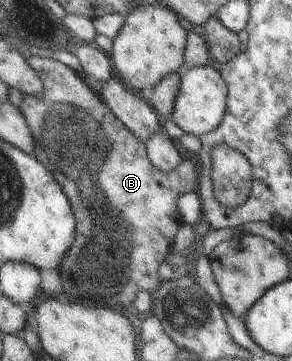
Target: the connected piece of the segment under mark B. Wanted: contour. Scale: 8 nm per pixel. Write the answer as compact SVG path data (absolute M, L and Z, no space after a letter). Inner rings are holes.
M32 55L28 61L28 65L38 73L38 77L40 77L40 81L42 81L42 85L44 85L44 91L42 91L40 95L24 95L24 99L19 107L37 145L34 149L34 159L36 159L52 177L56 177L56 183L62 185L62 189L64 189L64 193L68 195L72 209L74 209L74 215L76 215L76 239L74 239L72 249L66 253L66 257L64 257L64 261L62 261L62 265L59 269L62 283L64 283L62 289L68 293L68 297L66 298L70 298L71 300L88 299L88 307L116 307L116 305L118 305L118 307L128 307L128 305L138 297L140 291L152 293L160 287L161 281L158 280L158 267L165 261L172 247L172 243L174 243L174 237L176 237L180 225L183 225L183 219L178 209L178 199L180 199L182 195L186 195L186 193L194 192L195 187L199 184L199 171L195 168L196 162L184 160L172 172L160 171L160 169L150 163L146 146L141 140L114 115L114 112L101 95L90 89L88 85L86 85L86 80L80 77L74 69L56 59L39 57L38 55Z

